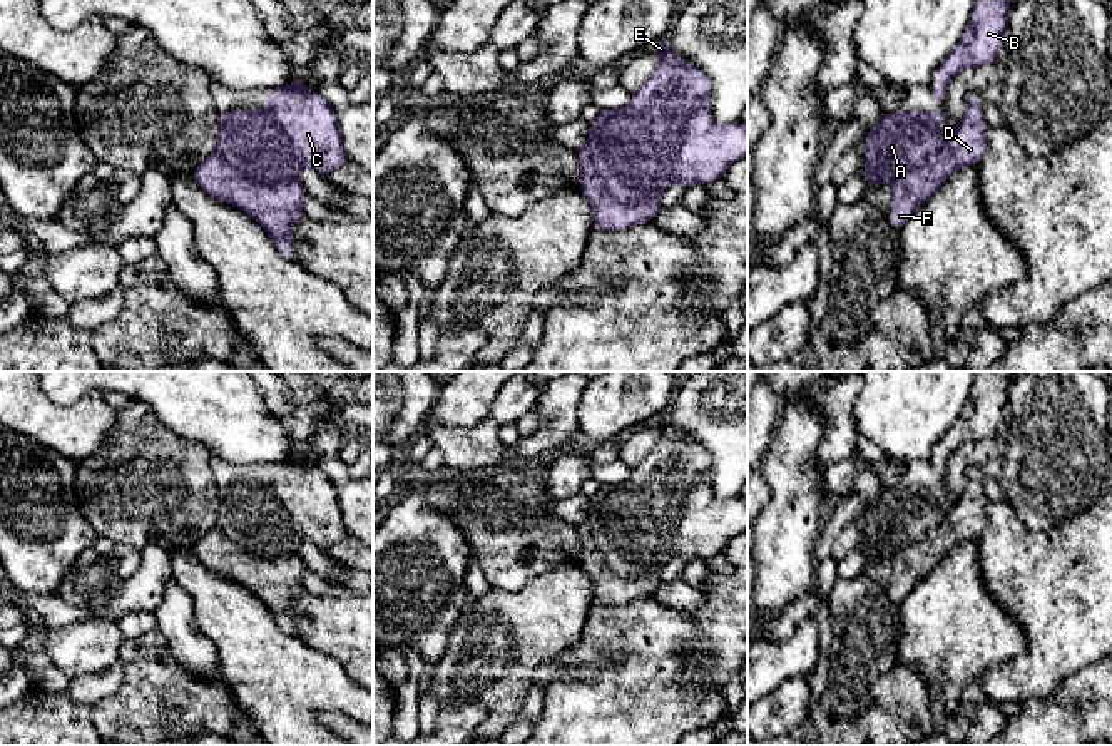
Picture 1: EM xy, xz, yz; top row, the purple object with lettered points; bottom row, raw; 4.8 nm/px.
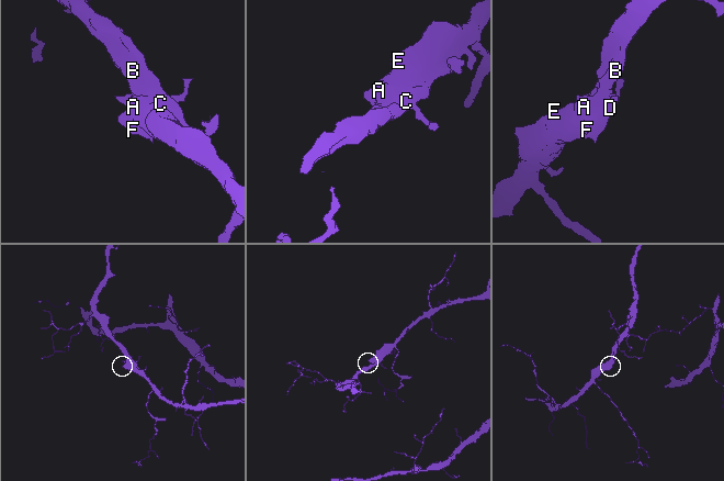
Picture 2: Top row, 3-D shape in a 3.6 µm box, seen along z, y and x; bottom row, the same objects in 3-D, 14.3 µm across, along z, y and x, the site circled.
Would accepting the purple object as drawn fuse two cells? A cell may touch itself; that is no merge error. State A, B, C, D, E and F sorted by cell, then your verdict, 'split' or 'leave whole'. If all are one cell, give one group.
A B C E / D F | split

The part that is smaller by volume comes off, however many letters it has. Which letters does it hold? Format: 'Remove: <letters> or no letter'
Remove: D, F

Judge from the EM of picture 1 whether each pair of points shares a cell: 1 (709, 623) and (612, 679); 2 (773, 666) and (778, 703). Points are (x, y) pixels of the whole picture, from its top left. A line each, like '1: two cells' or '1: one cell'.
1: one cell
2: two cells

